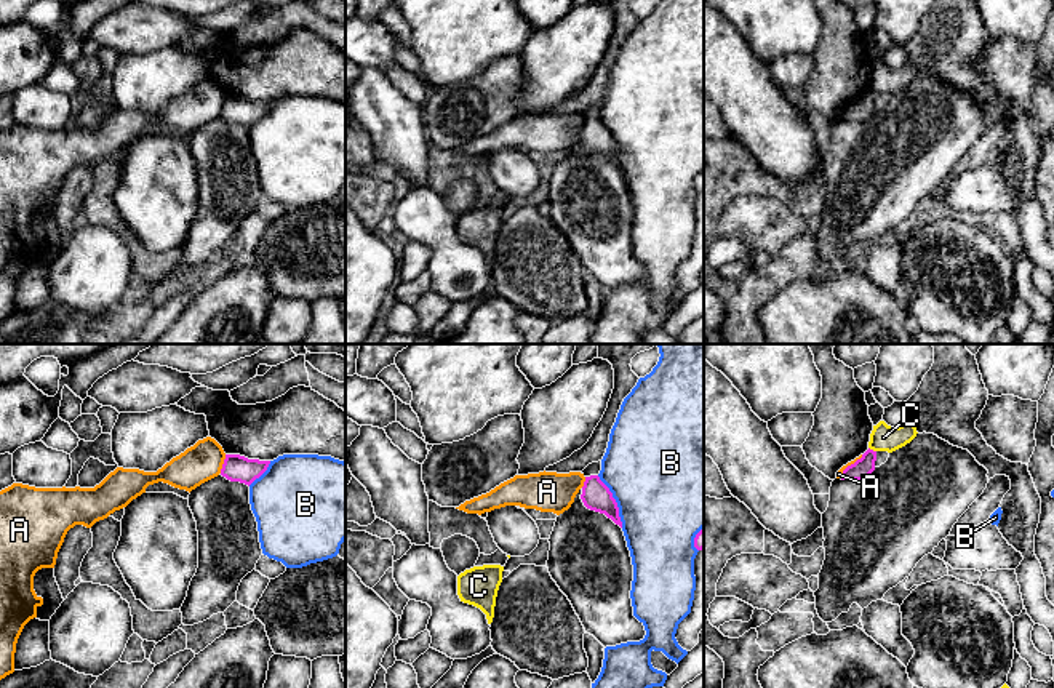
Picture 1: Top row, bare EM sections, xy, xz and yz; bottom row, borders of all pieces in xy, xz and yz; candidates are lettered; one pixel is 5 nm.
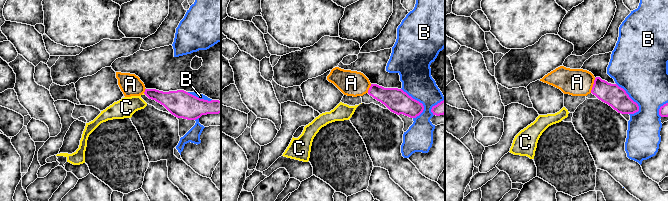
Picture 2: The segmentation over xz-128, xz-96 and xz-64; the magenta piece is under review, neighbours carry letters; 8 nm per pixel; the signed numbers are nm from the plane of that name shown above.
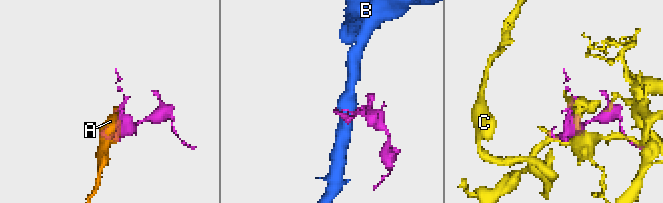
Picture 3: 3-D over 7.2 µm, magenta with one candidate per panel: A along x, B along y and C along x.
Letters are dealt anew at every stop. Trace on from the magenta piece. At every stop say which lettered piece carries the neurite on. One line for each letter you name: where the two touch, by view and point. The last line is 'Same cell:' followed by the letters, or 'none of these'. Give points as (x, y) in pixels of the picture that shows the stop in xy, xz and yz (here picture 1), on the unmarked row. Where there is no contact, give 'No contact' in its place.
Same cell: none of these

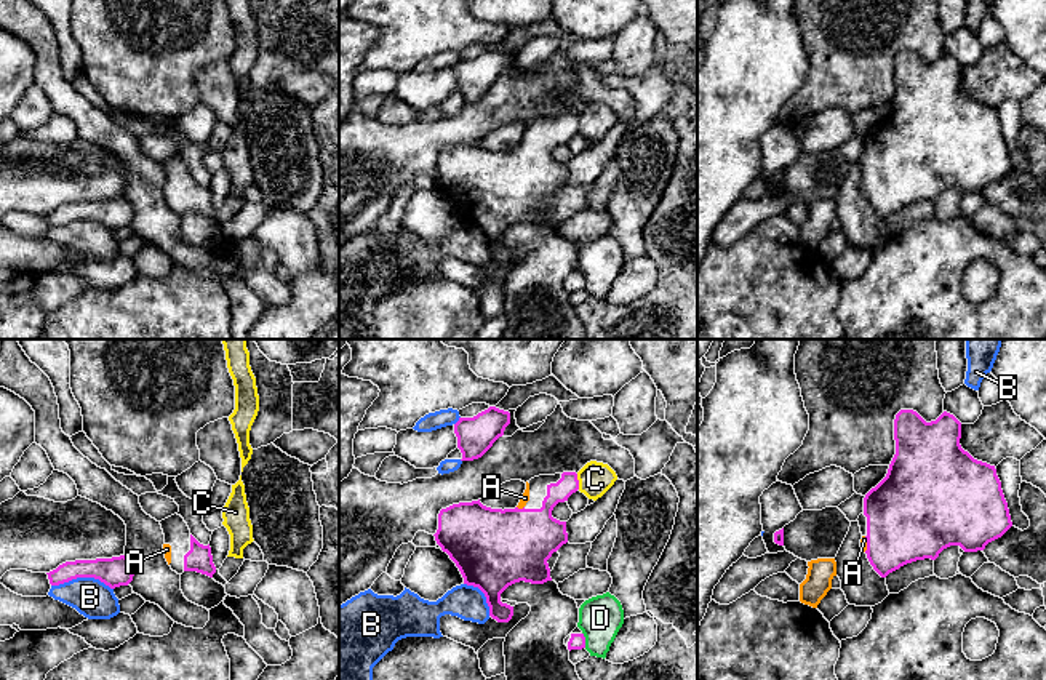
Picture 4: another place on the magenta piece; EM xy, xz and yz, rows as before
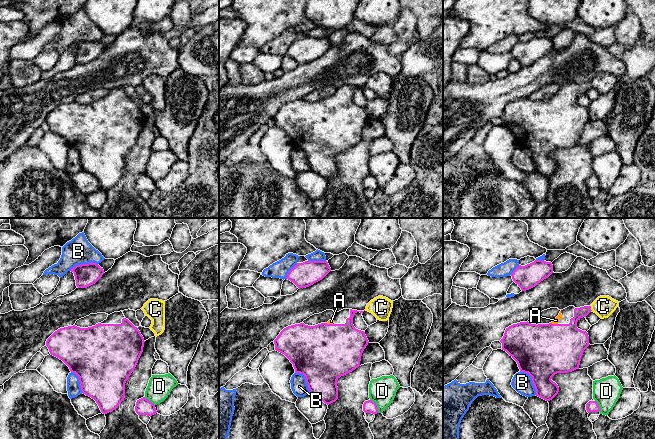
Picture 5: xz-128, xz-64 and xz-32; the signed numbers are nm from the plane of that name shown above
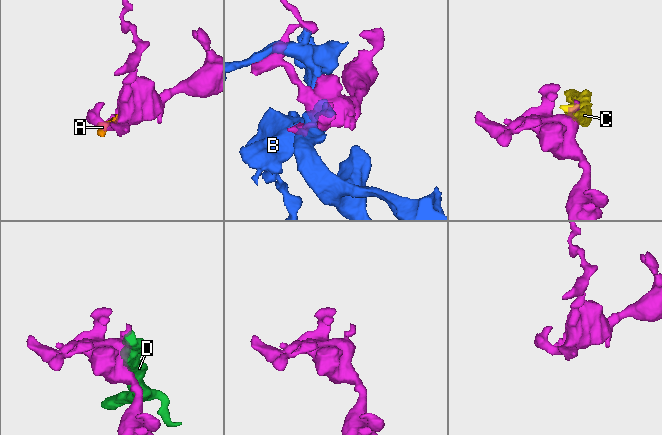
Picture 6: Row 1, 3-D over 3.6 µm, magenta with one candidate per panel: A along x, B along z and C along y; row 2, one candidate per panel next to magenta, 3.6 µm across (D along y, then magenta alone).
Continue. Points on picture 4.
A: Touches magenta at xz (520, 151)
Same cell: A

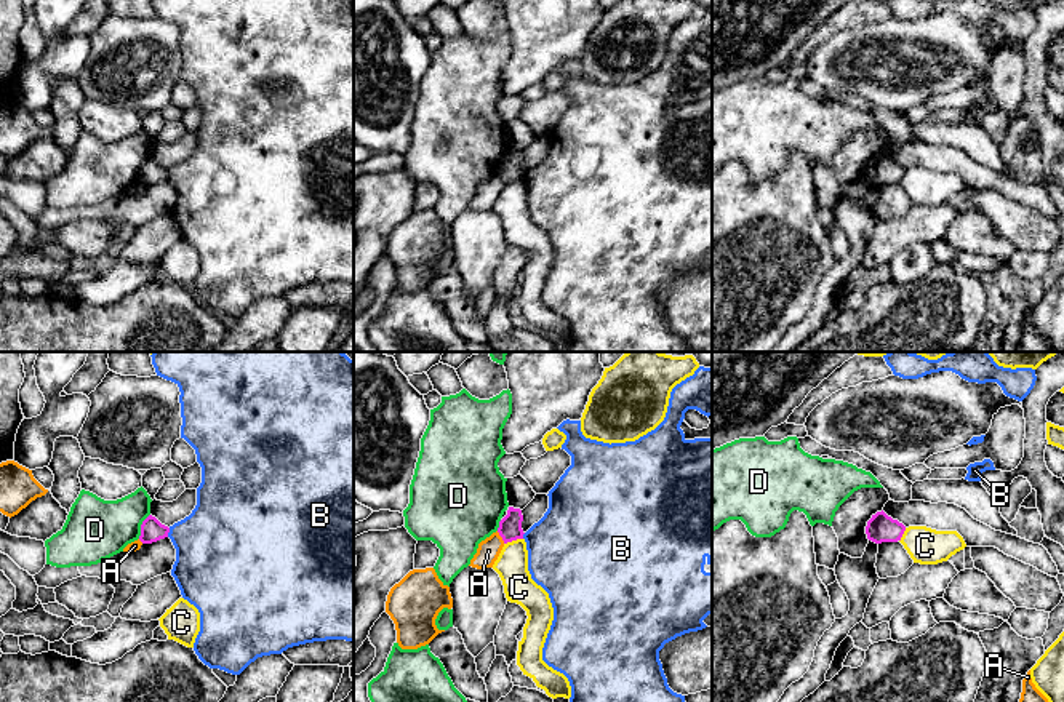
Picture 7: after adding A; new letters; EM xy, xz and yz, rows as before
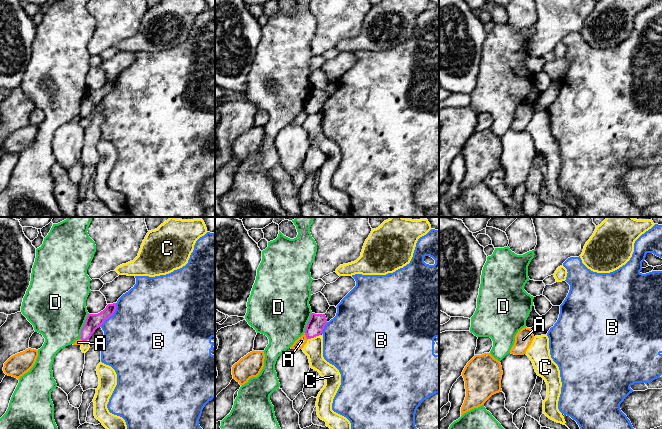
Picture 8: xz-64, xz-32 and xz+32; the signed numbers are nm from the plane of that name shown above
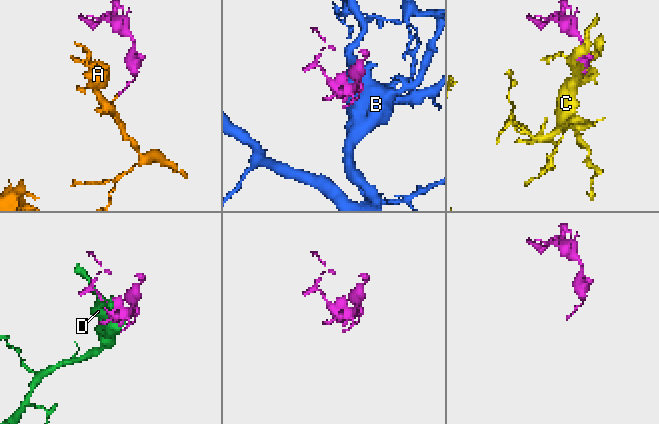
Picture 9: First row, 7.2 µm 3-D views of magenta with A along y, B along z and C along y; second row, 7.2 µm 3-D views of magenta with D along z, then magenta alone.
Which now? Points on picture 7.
Same cell: none of these

